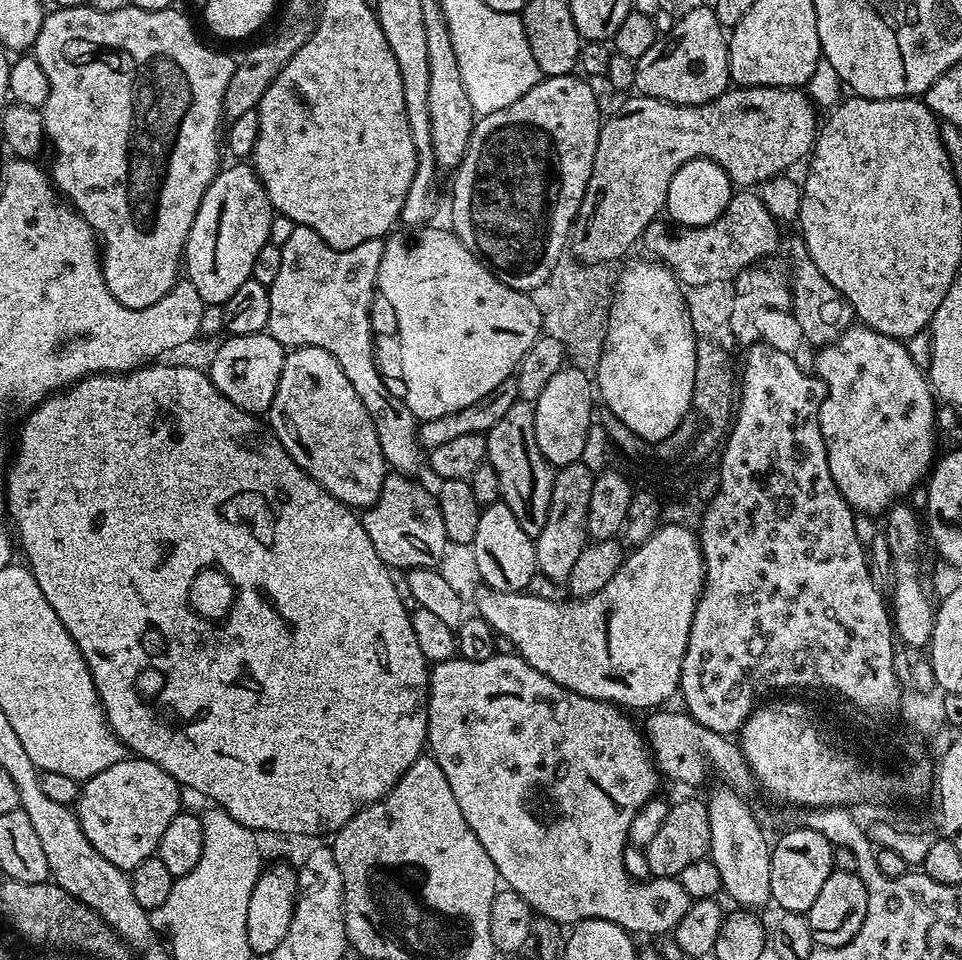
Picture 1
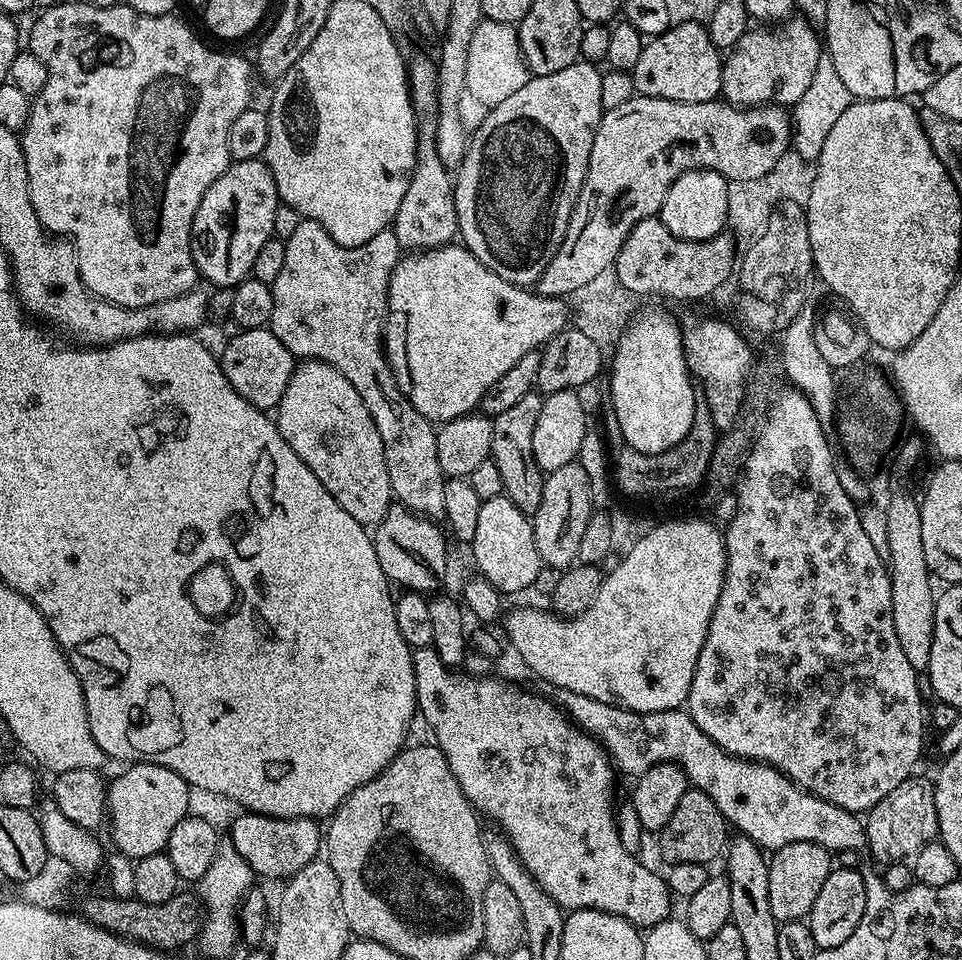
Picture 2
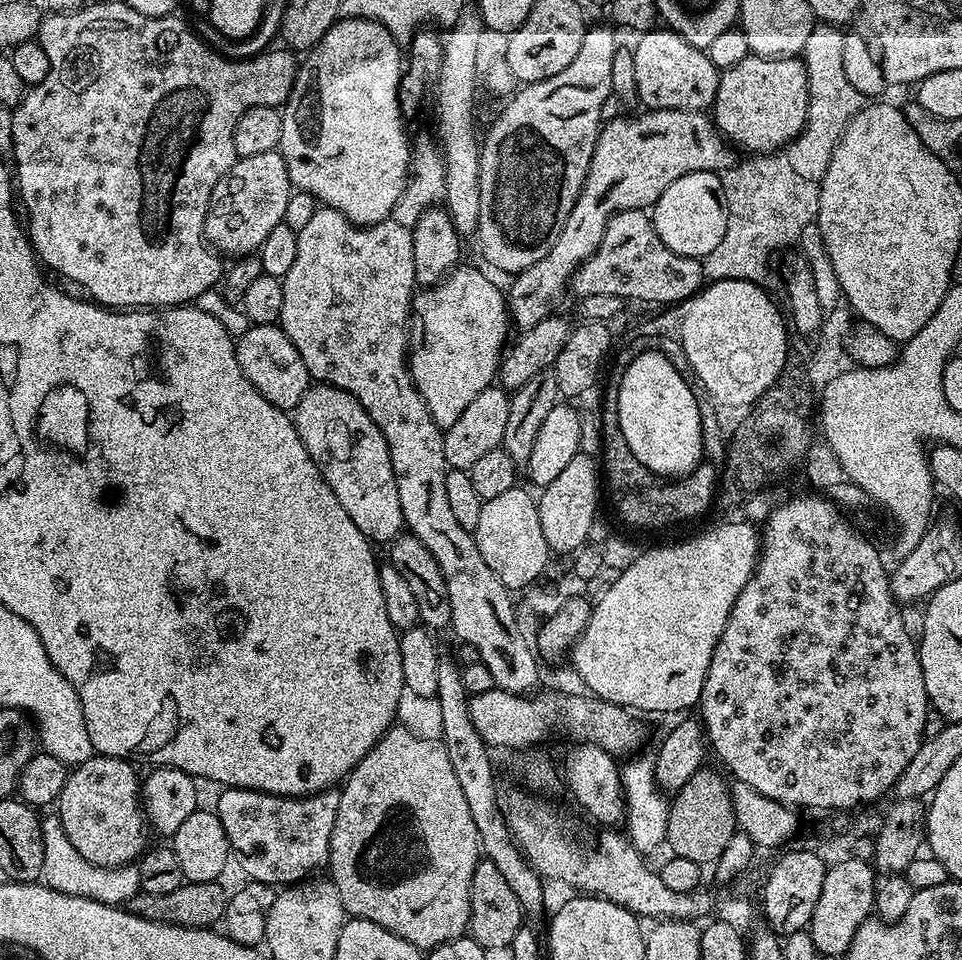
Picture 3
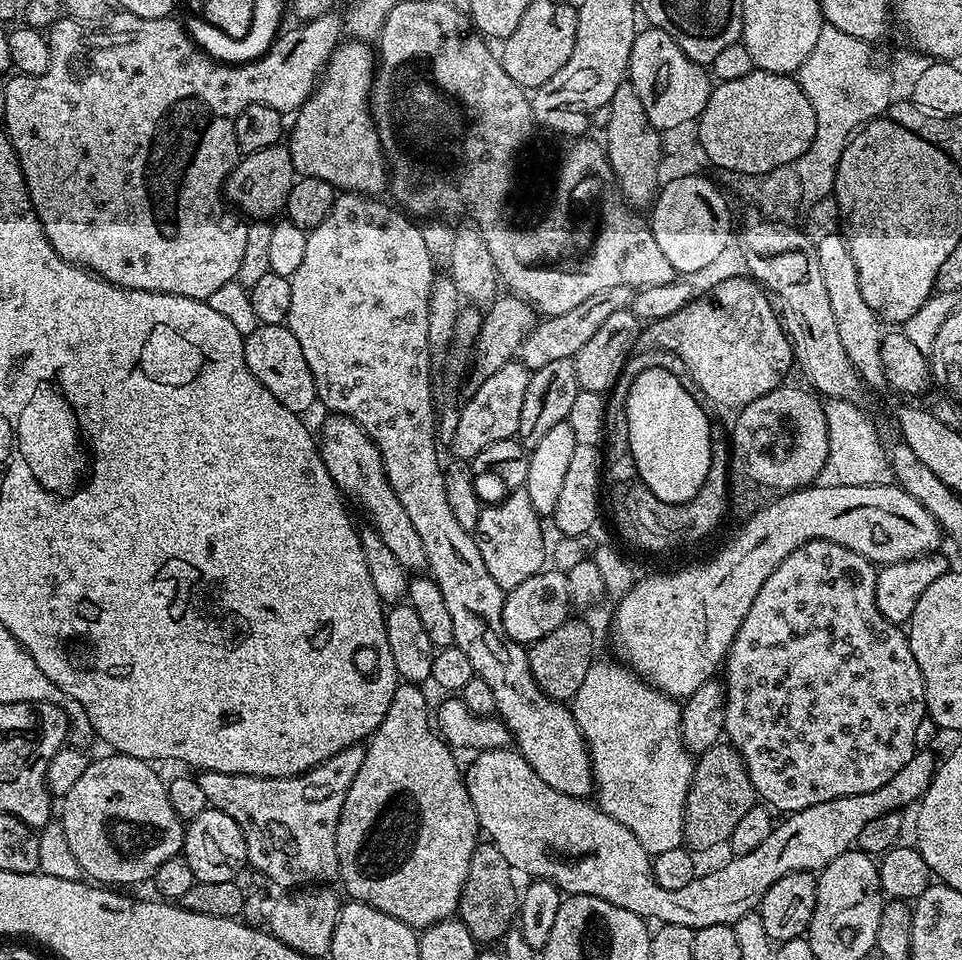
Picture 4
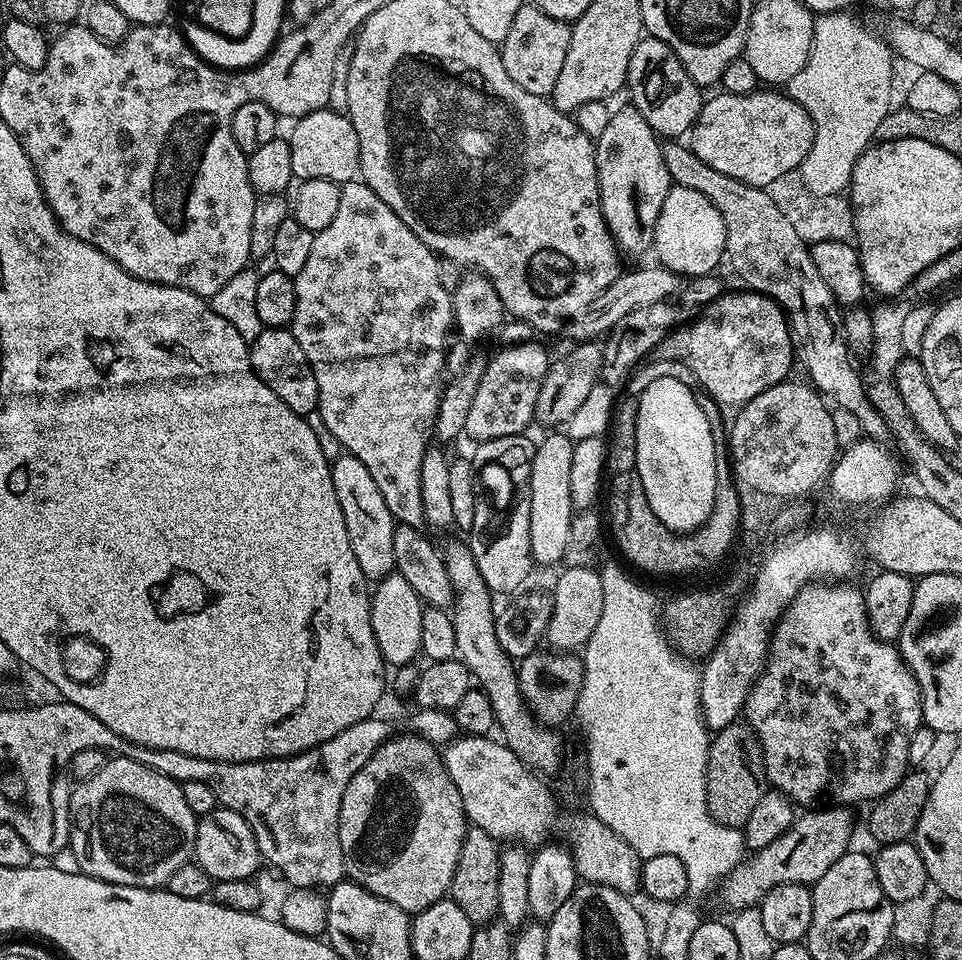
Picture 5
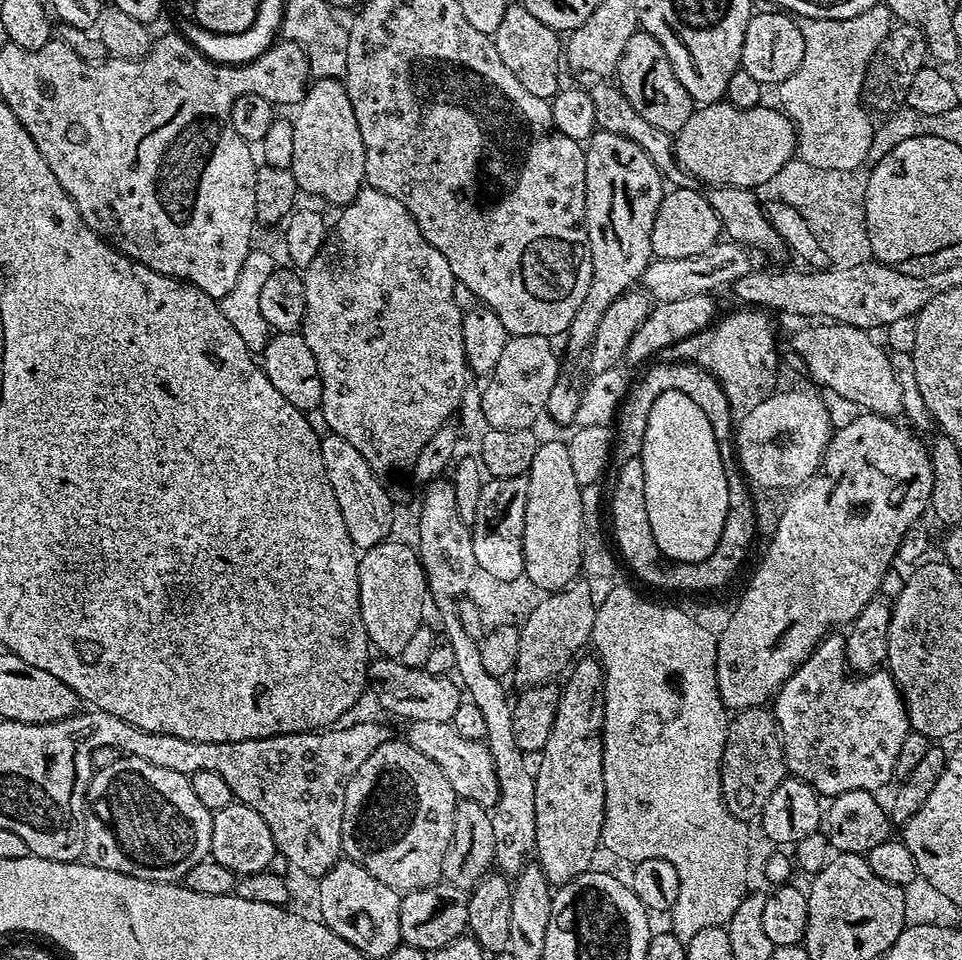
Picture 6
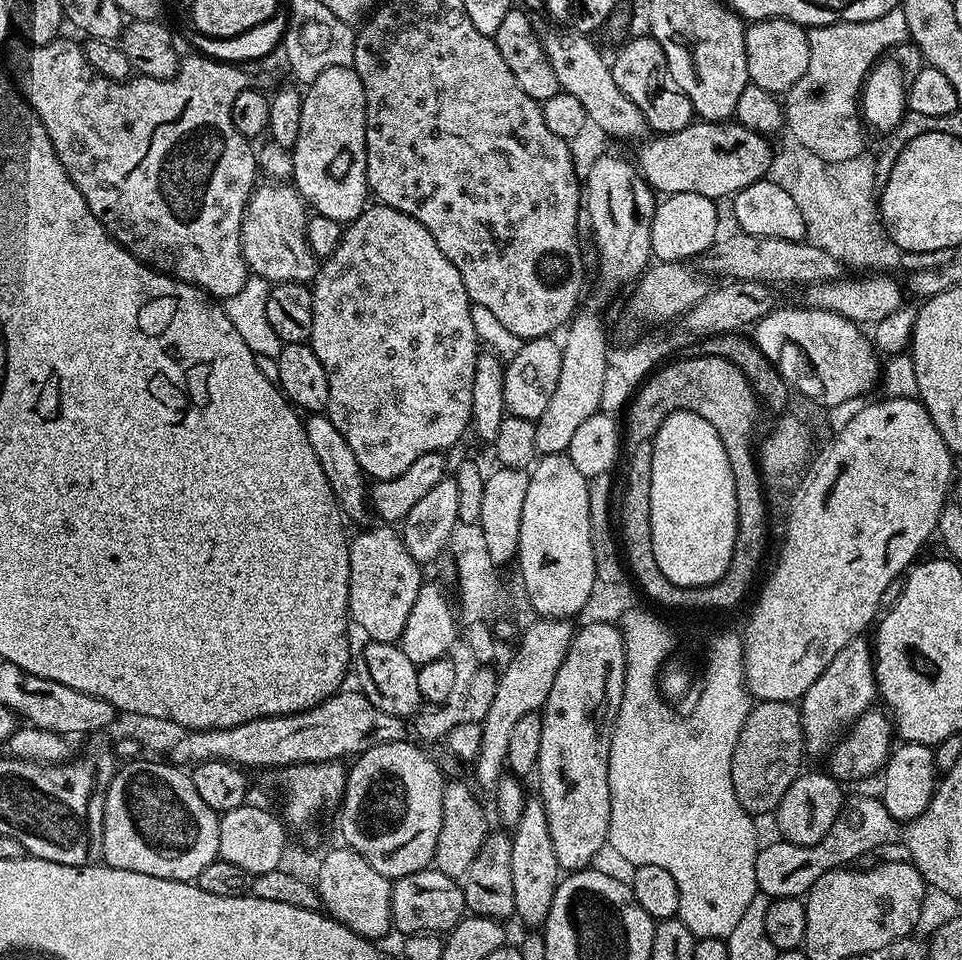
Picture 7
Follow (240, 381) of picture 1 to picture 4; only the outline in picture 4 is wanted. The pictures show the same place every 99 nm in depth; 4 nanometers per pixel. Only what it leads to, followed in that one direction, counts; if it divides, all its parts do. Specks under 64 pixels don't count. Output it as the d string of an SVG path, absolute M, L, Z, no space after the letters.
M260 324L249 336L244 338L246 366L286 406L286 410L304 414L311 404L317 403L314 378L310 374L310 366L306 366L306 358L302 354L302 346L298 346L298 338L284 324Z

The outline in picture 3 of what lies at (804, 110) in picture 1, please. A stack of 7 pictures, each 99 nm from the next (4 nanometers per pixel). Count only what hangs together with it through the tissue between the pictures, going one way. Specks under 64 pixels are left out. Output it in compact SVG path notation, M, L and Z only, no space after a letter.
M650 108L640 110L637 116L621 114L607 121L601 127L600 137L594 146L594 158L588 167L588 173L584 179L582 190L576 199L576 205L570 210L566 218L566 226L562 226L562 234L554 246L550 246L550 254L542 258L542 262L534 262L526 270L515 273L511 277L512 285L506 288L506 299L508 301L508 314L513 325L523 330L538 326L547 316L553 315L564 295L569 295L572 277L598 250L598 246L604 237L604 228L608 221L617 212L626 210L651 209L657 198L678 178L682 178L691 172L720 172L731 167L734 163L733 145L724 139L724 135L717 130L711 115L703 111L674 110L673 108Z

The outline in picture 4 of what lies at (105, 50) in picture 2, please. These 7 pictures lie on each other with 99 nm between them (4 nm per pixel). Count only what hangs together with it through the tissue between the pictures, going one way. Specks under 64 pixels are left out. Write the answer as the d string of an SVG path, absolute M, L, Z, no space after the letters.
M123 10L117 13L116 17L113 15L103 26L82 26L79 21L69 18L61 18L51 25L47 33L50 66L46 74L37 77L16 74L8 85L3 85L6 110L2 113L2 128L8 133L8 141L16 152L28 187L28 196L42 222L42 230L59 256L69 260L77 268L86 268L111 284L117 284L119 288L165 292L206 302L210 294L214 294L214 290L236 279L242 253L246 250L248 224L239 215L231 211L224 212L226 204L222 199L224 182L236 167L238 159L234 122L238 114L242 114L242 110L246 110L246 106L251 104L265 104L282 114L292 114L299 110L316 89L324 66L332 57L332 51L341 43L342 20L335 11L324 13L317 20L301 23L298 26L301 28L281 31L260 59L231 64L220 63L208 56L188 35L185 25L180 20L176 21L176 18L138 18Z

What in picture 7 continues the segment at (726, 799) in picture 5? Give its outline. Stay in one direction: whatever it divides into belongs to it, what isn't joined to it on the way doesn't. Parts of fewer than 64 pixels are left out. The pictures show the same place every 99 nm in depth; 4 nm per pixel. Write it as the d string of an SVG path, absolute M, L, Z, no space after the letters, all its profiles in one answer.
M759 701L749 712L734 746L732 781L738 802L756 818L763 812L775 813L782 794L800 775L800 759L805 756L799 707L792 702Z

